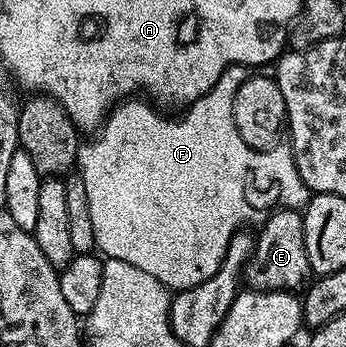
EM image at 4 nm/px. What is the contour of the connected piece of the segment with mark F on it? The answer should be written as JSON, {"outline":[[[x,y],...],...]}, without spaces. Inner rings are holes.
{"outline":[[[230,65],[221,75],[221,79],[217,79],[215,86],[205,96],[197,99],[189,106],[184,112],[187,114],[180,121],[170,121],[169,118],[162,117],[157,110],[150,109],[146,105],[146,103],[148,104],[146,100],[124,100],[107,114],[107,120],[103,122],[98,130],[97,136],[99,138],[92,145],[84,144],[80,148],[77,173],[85,183],[85,195],[89,195],[89,215],[93,219],[95,247],[104,258],[112,257],[113,259],[121,259],[121,263],[133,263],[133,267],[141,267],[141,271],[146,271],[149,275],[153,275],[166,289],[172,291],[197,287],[197,283],[205,283],[205,279],[209,279],[209,275],[217,275],[217,267],[221,267],[221,263],[225,259],[225,251],[231,242],[231,237],[234,233],[240,232],[242,225],[239,224],[242,221],[257,220],[256,222],[258,222],[260,220],[259,213],[267,215],[272,211],[278,210],[280,206],[284,209],[302,210],[307,202],[311,200],[313,194],[299,174],[295,166],[295,156],[291,153],[290,148],[276,147],[266,152],[259,152],[247,146],[238,133],[234,123],[234,96],[237,95],[238,88],[245,83],[248,76],[248,66]]]}

